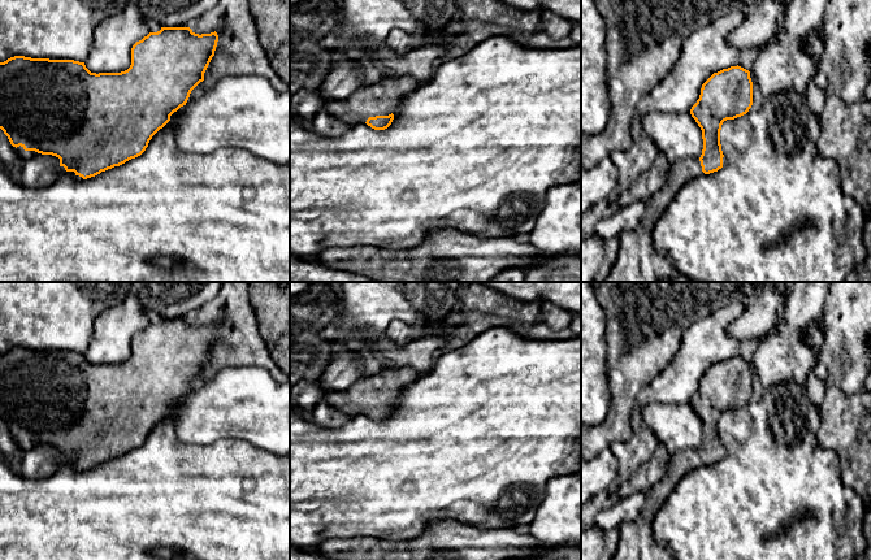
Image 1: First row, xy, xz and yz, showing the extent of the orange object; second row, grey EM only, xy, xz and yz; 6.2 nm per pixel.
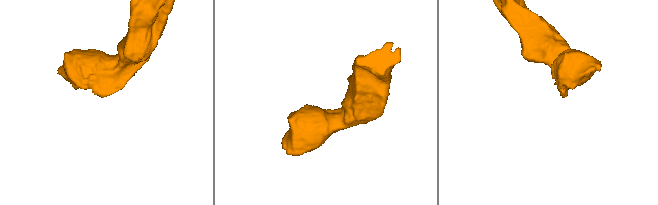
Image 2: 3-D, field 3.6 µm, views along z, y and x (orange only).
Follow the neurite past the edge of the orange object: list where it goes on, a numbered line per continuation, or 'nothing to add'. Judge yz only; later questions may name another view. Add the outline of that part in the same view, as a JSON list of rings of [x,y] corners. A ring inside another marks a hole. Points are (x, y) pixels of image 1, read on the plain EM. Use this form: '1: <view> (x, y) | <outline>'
1: yz (636, 541) | [[[684,450],[671,455],[664,477],[647,491],[647,498],[641,508],[638,518],[633,522],[624,522],[620,525],[619,543],[612,560],[673,560],[672,552],[655,541],[653,521],[656,512],[662,508],[684,476],[701,465],[703,465],[703,463],[699,451],[697,450]]]

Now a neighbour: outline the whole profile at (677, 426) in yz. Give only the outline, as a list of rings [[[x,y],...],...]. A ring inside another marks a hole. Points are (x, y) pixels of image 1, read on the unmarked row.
[[[655,401],[642,408],[642,420],[670,455],[684,450],[699,451],[702,446],[702,421],[690,404]]]

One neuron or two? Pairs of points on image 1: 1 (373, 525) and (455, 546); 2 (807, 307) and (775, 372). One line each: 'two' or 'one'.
1: two
2: one

